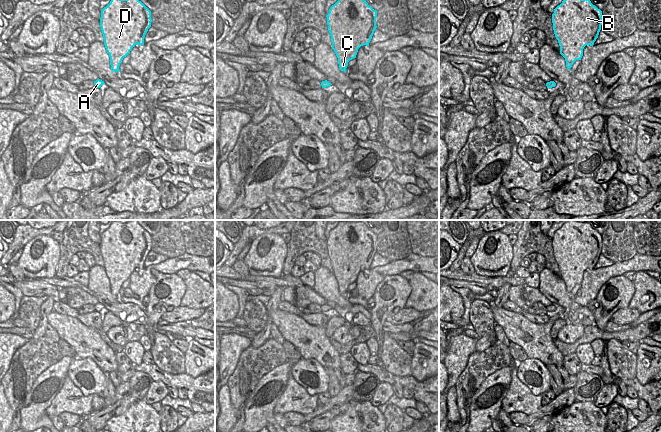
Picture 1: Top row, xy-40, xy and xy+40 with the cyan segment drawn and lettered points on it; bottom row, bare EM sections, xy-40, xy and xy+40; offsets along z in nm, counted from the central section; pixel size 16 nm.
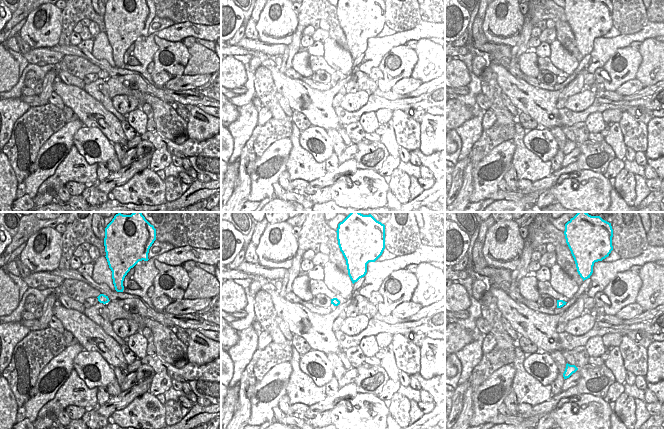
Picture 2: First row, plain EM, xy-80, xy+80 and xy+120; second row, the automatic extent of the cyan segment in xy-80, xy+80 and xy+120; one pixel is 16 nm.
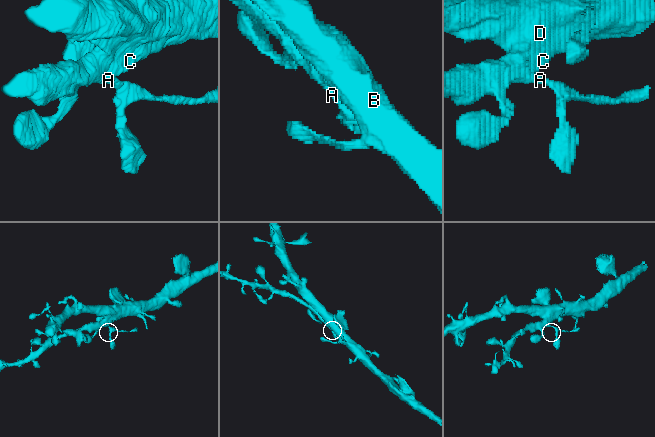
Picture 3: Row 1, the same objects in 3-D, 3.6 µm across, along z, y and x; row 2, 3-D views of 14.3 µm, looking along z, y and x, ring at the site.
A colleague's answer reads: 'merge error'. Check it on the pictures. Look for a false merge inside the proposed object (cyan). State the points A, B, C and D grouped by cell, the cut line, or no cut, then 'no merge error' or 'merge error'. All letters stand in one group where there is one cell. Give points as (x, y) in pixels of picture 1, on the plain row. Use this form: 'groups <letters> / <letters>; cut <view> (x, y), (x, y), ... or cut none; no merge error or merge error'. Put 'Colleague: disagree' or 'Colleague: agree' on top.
Colleague: disagree
groups A B C D; cut none; no merge error

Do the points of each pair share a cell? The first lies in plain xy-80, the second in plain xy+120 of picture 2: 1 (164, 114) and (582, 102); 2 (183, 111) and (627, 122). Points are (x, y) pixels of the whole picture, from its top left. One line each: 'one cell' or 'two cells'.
1: two cells
2: two cells

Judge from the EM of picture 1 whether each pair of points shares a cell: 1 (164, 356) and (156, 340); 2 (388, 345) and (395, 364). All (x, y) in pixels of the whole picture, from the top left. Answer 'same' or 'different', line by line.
1: same
2: same

